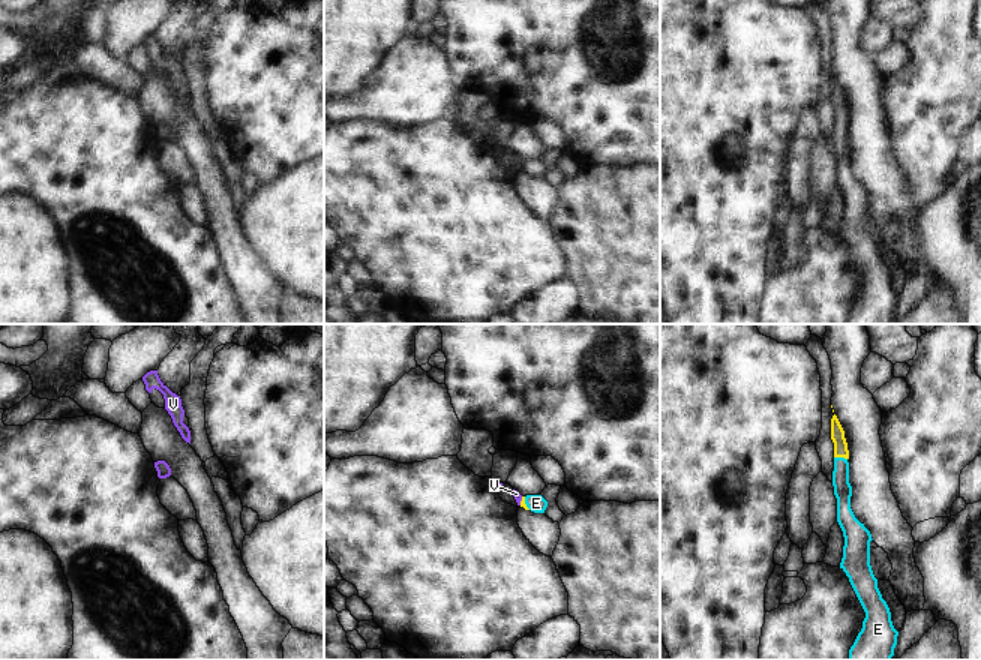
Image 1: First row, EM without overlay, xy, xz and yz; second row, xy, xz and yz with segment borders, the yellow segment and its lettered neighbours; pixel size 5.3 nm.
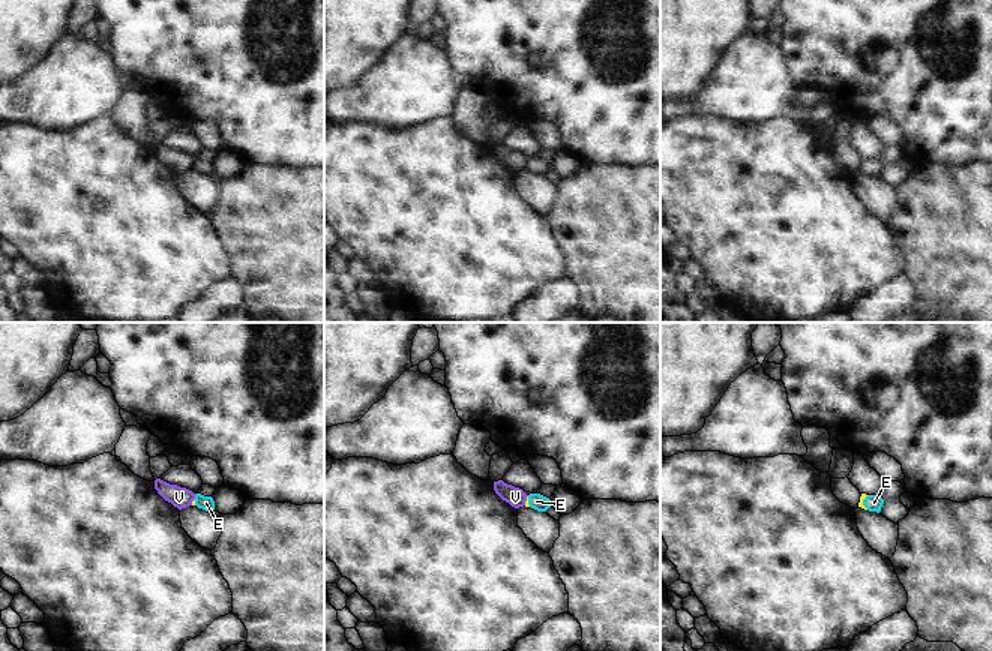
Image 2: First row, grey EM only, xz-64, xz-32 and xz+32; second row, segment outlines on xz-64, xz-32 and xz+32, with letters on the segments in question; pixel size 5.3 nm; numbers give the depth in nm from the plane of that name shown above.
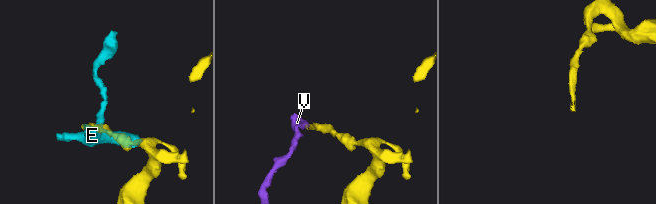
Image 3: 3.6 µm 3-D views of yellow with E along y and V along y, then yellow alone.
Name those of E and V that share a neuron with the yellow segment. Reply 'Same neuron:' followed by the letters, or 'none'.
Same neuron: E

